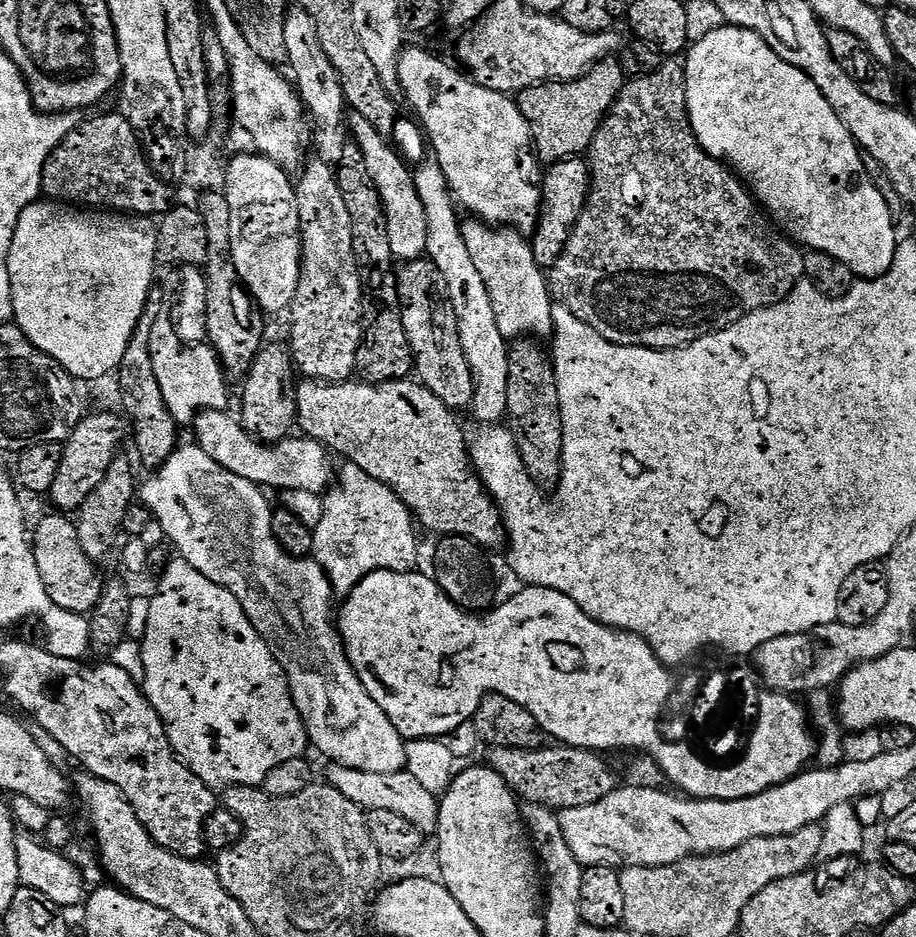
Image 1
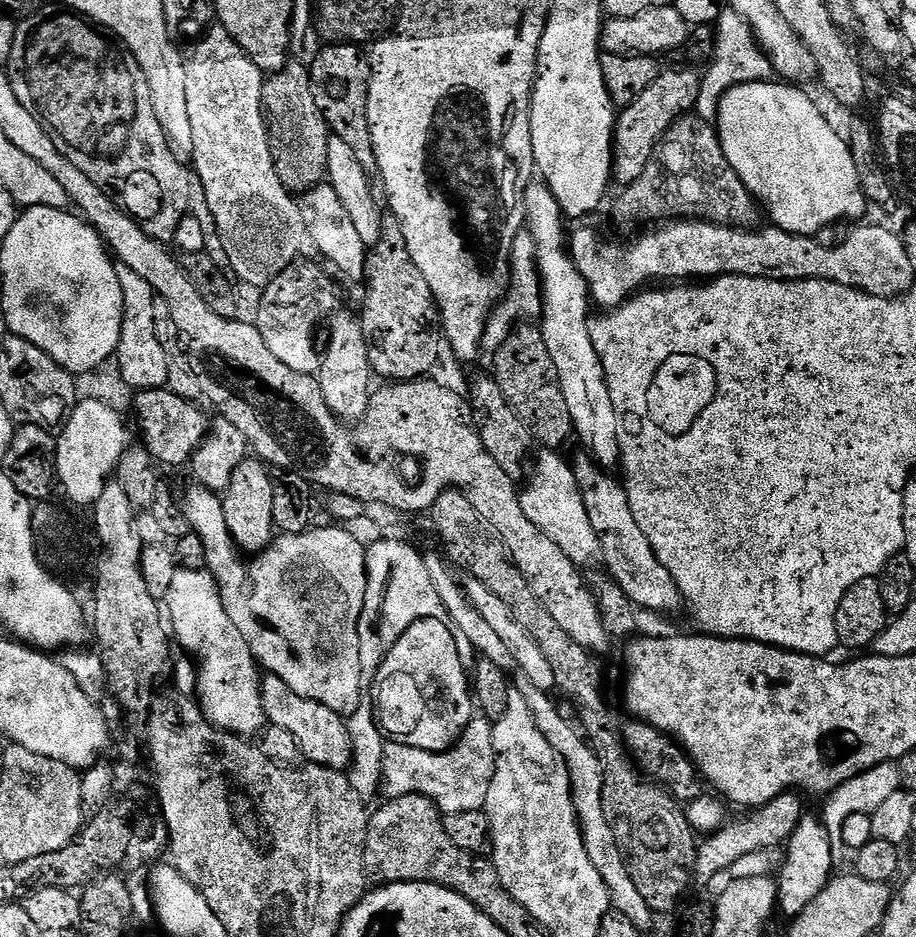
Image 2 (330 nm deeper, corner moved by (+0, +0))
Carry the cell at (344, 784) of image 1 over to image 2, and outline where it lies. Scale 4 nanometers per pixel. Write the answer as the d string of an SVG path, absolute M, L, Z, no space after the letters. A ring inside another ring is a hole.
M271 674L263 677L262 695L267 723L271 726L282 726L282 730L290 730L305 761L337 770L349 767L352 741L348 738L348 728L341 713L330 710L330 706L322 706L322 702L314 702L302 698L302 694L294 694L294 690L290 690L290 686L282 682L282 678Z

